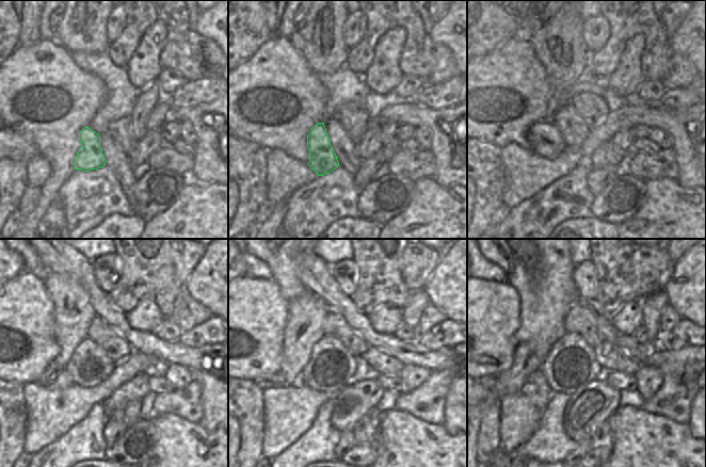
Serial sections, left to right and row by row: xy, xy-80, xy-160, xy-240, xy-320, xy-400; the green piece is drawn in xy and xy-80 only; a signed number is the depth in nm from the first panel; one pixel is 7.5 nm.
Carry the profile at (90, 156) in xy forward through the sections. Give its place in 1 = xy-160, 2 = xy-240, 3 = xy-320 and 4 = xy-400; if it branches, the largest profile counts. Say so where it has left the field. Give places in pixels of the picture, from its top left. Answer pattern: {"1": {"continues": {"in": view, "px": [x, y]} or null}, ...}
{"1": {"continues": {"in": "xy-160", "px": [544, 139]}}, "2": {"continues": {"in": "xy-240", "px": [52, 379]}}, "3": {"continues": {"in": "xy-320", "px": [276, 380]}}, "4": {"continues": {"in": "xy-400", "px": [488, 382]}}}

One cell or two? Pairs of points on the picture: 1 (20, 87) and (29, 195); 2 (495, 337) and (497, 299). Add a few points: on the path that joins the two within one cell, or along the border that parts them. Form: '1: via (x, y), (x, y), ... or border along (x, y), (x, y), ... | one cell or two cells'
1: border along (41, 189), (38, 202), (30, 212) | two cells
2: via (495, 327), (495, 308) | one cell

